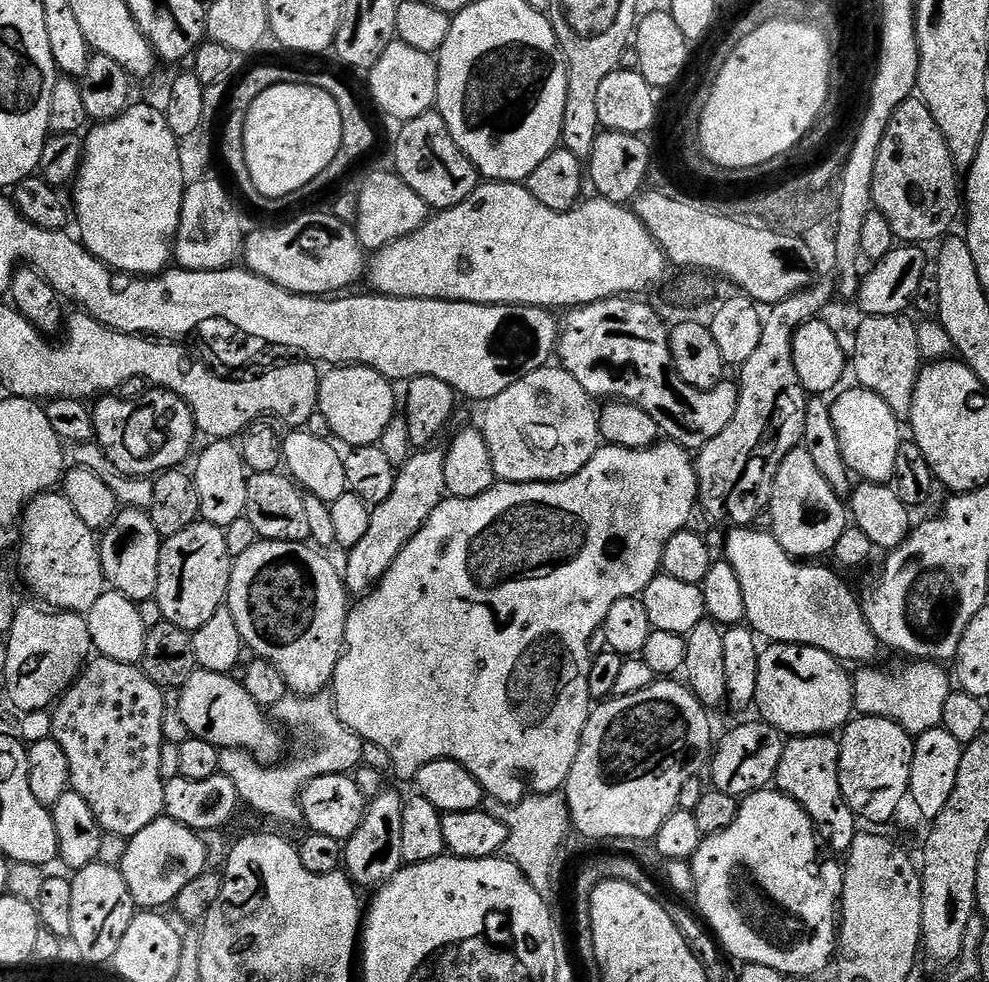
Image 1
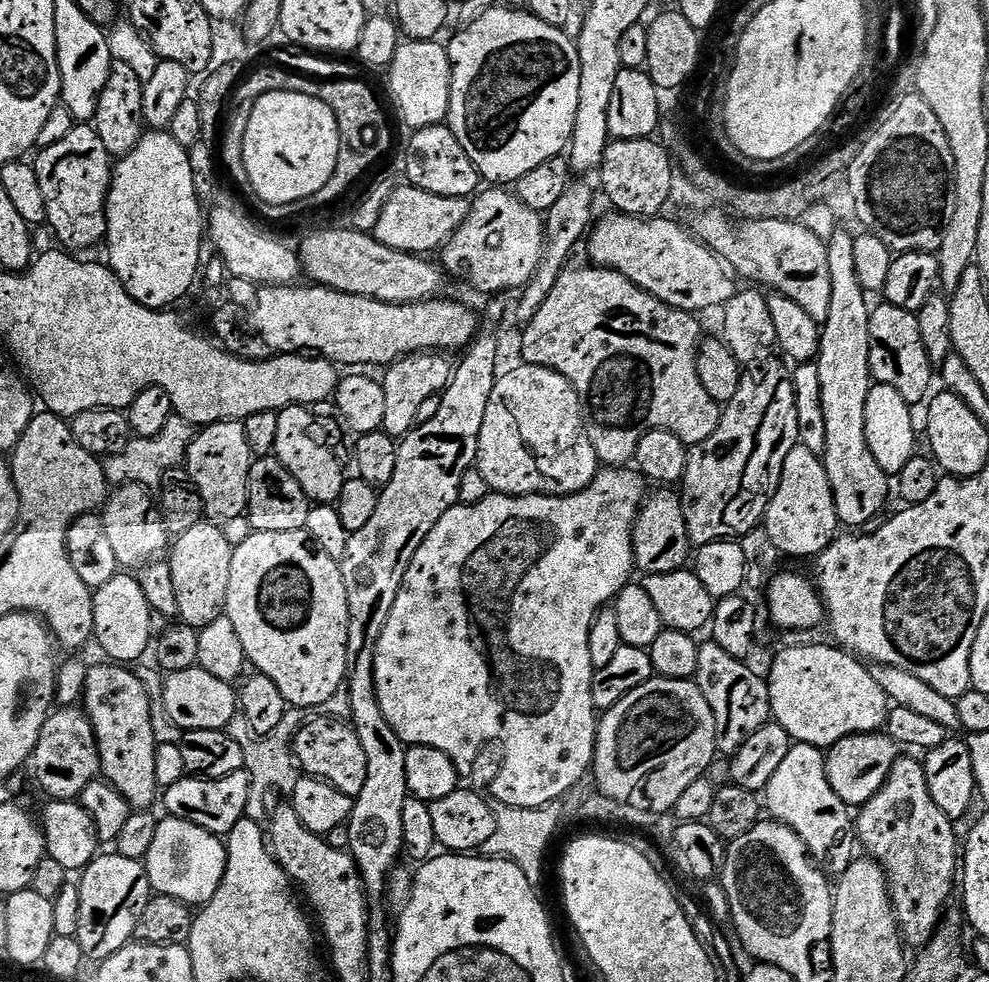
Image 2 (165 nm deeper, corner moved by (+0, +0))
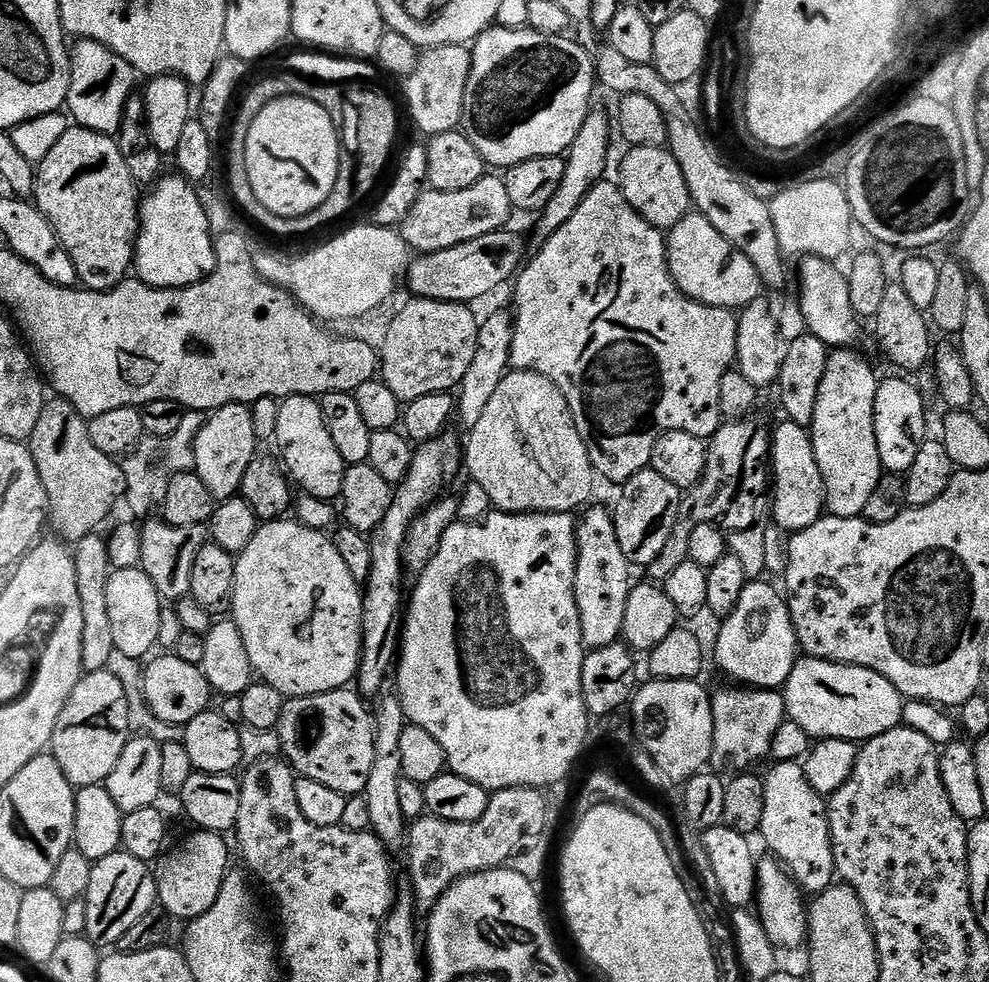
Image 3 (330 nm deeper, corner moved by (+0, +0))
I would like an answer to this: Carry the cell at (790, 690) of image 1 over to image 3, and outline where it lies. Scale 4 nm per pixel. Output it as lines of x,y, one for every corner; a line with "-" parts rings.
797,659
794,670
790,670
790,678
784,683
784,701
788,707
787,719
798,722
806,734
817,741
826,739
844,739
863,742
878,734
886,734
886,730
901,727
904,718
905,697
900,695
894,685
882,674
857,664
837,664
834,660

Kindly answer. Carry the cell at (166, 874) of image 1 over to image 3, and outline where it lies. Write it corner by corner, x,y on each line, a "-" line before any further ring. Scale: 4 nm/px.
198,830
187,840
177,856
165,855
161,859
156,868
157,901
168,915
173,918
193,920
204,914
206,910
210,910
214,902
217,901
222,882
230,868
228,865
228,848
230,852
230,846
229,843
227,846
225,840
227,839
217,832

